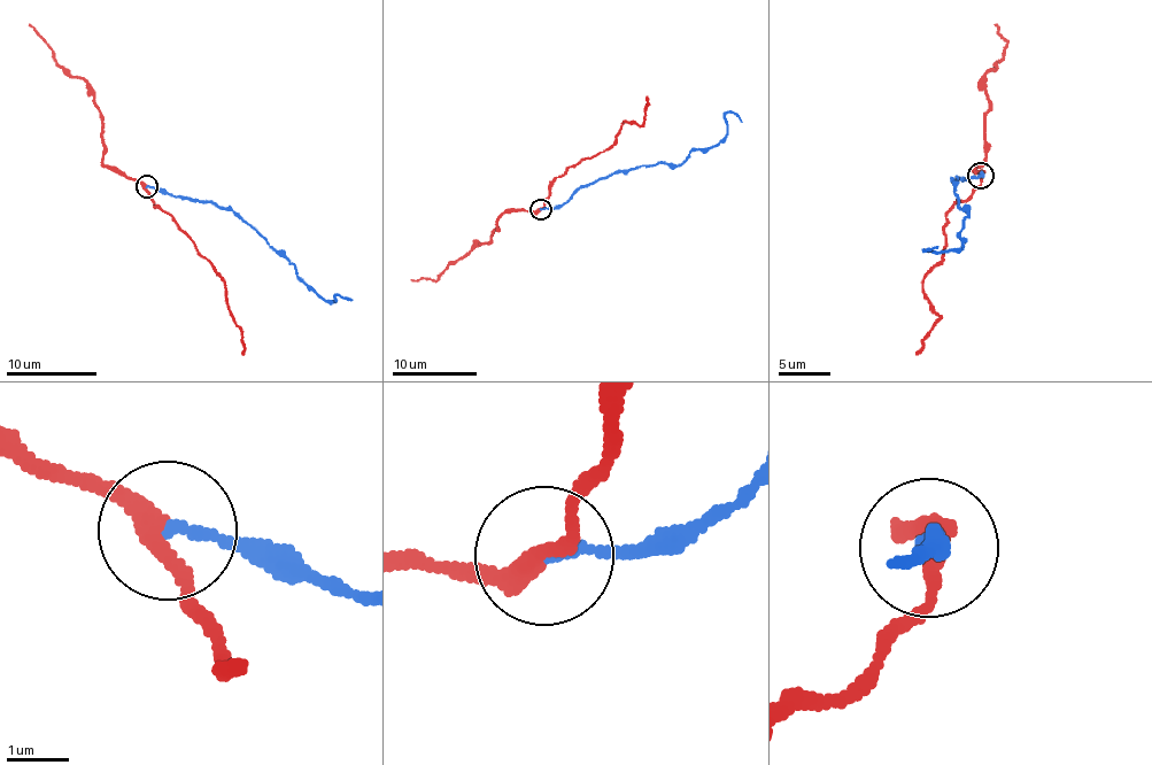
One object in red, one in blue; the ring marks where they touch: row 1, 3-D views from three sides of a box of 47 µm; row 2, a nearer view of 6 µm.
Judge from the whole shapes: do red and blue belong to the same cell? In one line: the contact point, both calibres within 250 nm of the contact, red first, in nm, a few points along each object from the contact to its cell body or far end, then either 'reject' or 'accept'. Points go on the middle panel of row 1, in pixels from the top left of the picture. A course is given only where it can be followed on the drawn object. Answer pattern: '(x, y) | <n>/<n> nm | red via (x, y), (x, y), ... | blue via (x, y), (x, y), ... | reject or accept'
(540, 209) | 300/180 nm | red via (540, 209), (551, 184), (566, 168), (611, 145), (625, 120), (643, 122), (647, 95) | blue via (540, 209), (619, 171), (680, 163), (714, 146), (728, 111), (741, 122) | reject

